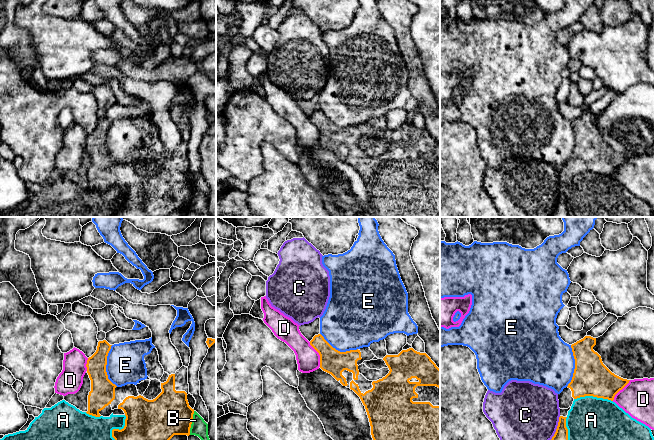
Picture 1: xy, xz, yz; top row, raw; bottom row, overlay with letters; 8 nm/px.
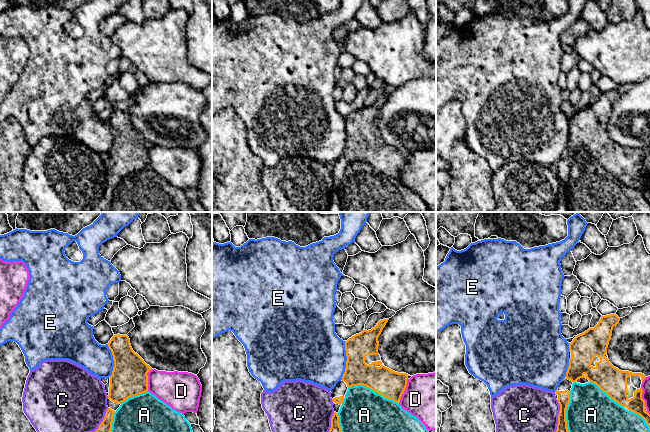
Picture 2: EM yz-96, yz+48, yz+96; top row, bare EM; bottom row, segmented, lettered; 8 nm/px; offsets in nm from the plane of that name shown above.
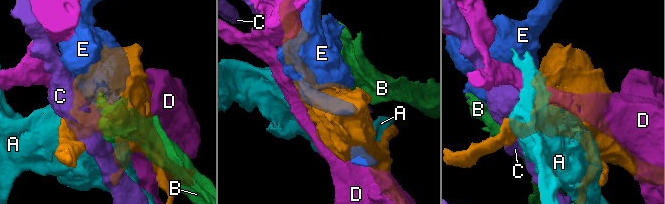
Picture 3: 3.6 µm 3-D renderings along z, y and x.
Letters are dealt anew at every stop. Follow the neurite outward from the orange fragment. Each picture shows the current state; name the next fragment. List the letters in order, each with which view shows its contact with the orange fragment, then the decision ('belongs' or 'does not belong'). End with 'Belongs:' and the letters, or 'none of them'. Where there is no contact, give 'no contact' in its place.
A: contact in yz; does not belong
B: contact in xy; does not belong
C: contact in yz; does not belong
D: contact in xz; does not belong
E: contact in xy; does not belong
Belongs: none of them

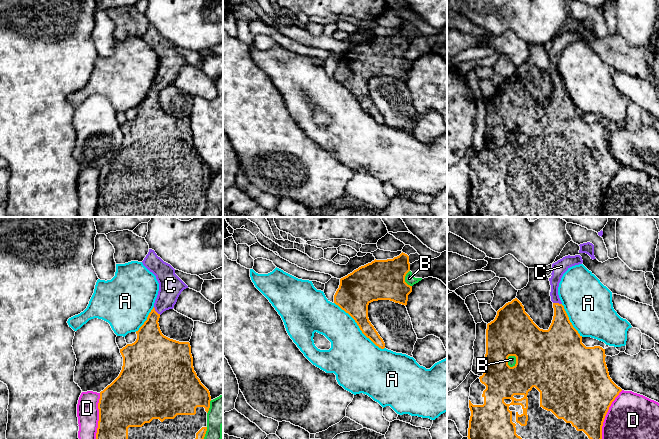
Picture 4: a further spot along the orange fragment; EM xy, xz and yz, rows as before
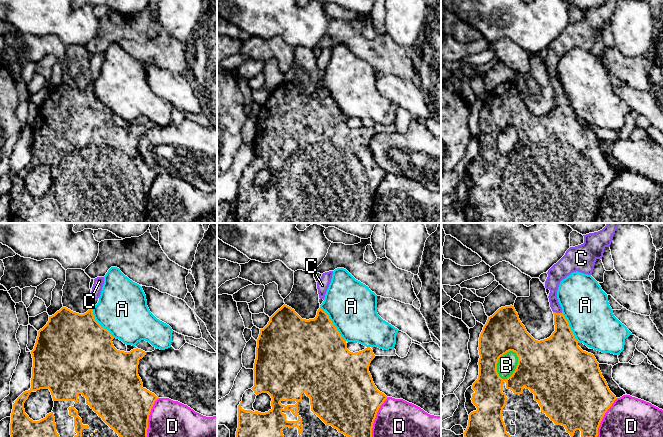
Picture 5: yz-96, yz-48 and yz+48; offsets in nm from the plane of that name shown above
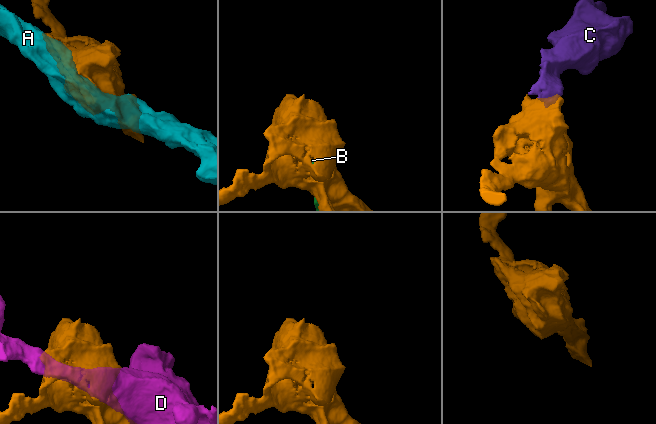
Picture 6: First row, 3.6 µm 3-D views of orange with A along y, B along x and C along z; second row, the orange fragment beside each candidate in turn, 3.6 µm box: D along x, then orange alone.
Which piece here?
A: contact in xz; does not belong
B: contact in yz; does not belong
C: contact in xy; belongs
D: contact in yz; does not belong
Belongs: C

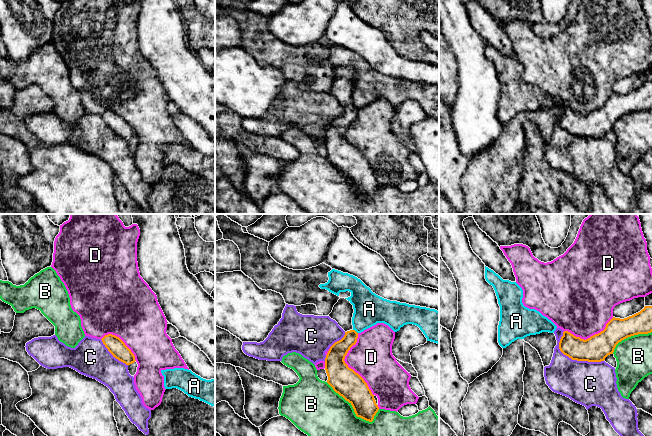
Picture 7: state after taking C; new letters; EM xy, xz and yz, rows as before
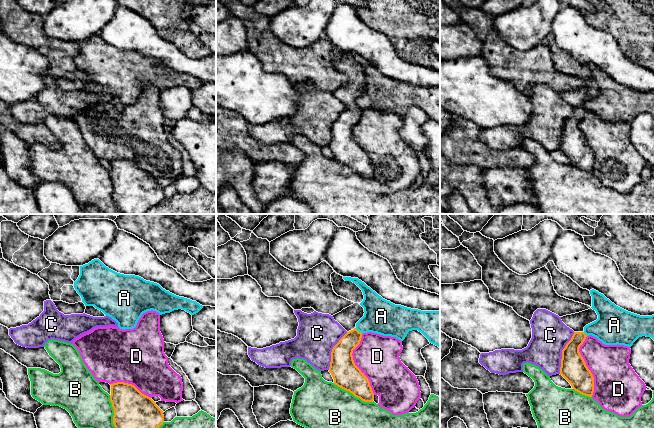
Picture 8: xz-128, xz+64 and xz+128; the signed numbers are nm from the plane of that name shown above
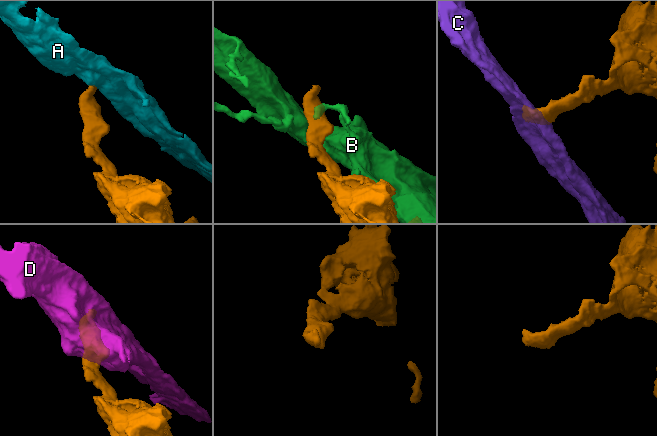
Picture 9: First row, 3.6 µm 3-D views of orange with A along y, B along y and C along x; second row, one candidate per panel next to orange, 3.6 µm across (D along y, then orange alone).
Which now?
A: contact in xz; does not belong
B: contact in xz; does not belong
C: contact in yz; does not belong
D: contact in xz; does not belong
Belongs: none of them

